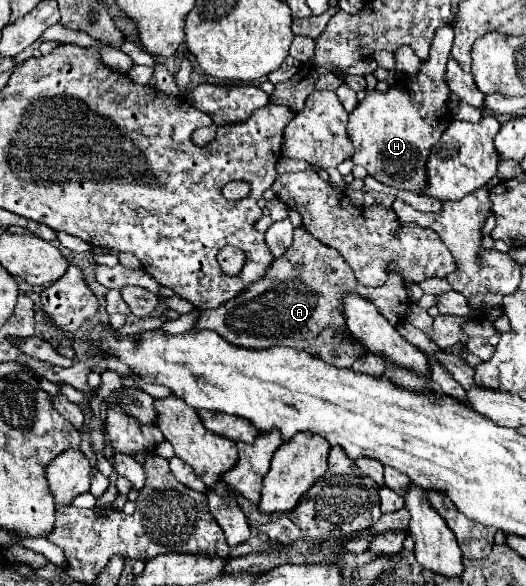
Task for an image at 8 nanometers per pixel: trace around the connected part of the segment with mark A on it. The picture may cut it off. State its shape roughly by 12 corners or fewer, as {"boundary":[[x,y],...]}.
{"boundary":[[305,228],[265,276],[197,328],[243,348],[291,346],[351,366],[343,296],[399,326],[403,276],[379,288]]}

